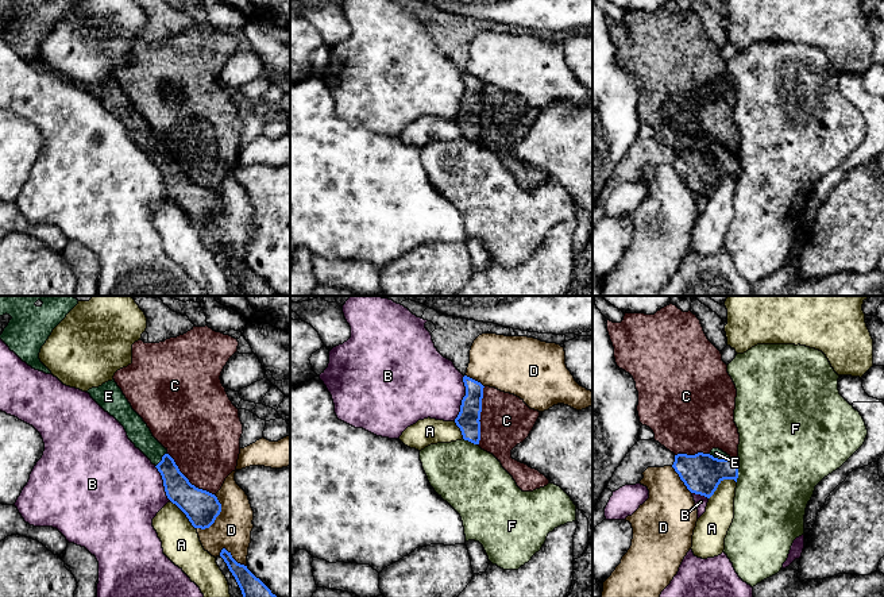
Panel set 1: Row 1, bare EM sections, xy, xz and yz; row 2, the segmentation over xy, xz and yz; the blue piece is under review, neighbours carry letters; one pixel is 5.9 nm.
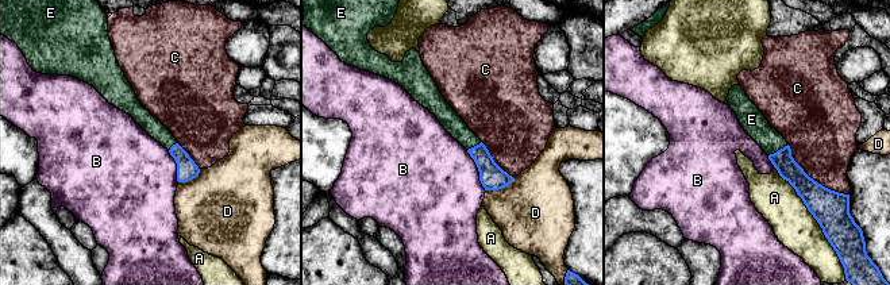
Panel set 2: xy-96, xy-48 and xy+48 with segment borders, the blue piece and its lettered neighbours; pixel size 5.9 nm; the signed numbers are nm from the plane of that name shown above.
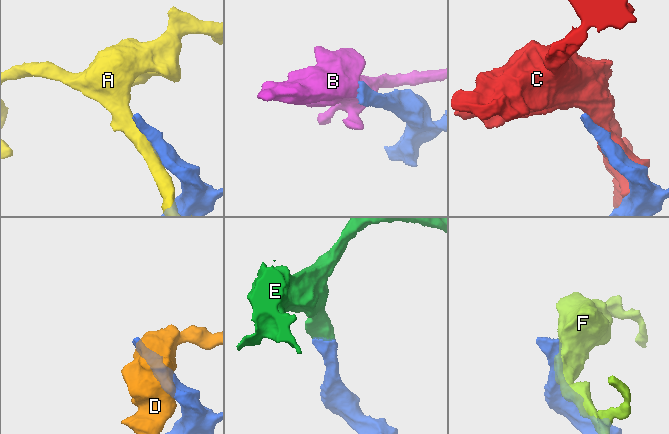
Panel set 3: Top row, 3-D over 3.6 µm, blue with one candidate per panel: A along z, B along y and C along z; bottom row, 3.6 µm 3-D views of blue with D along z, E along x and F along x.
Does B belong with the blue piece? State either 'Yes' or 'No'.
No

